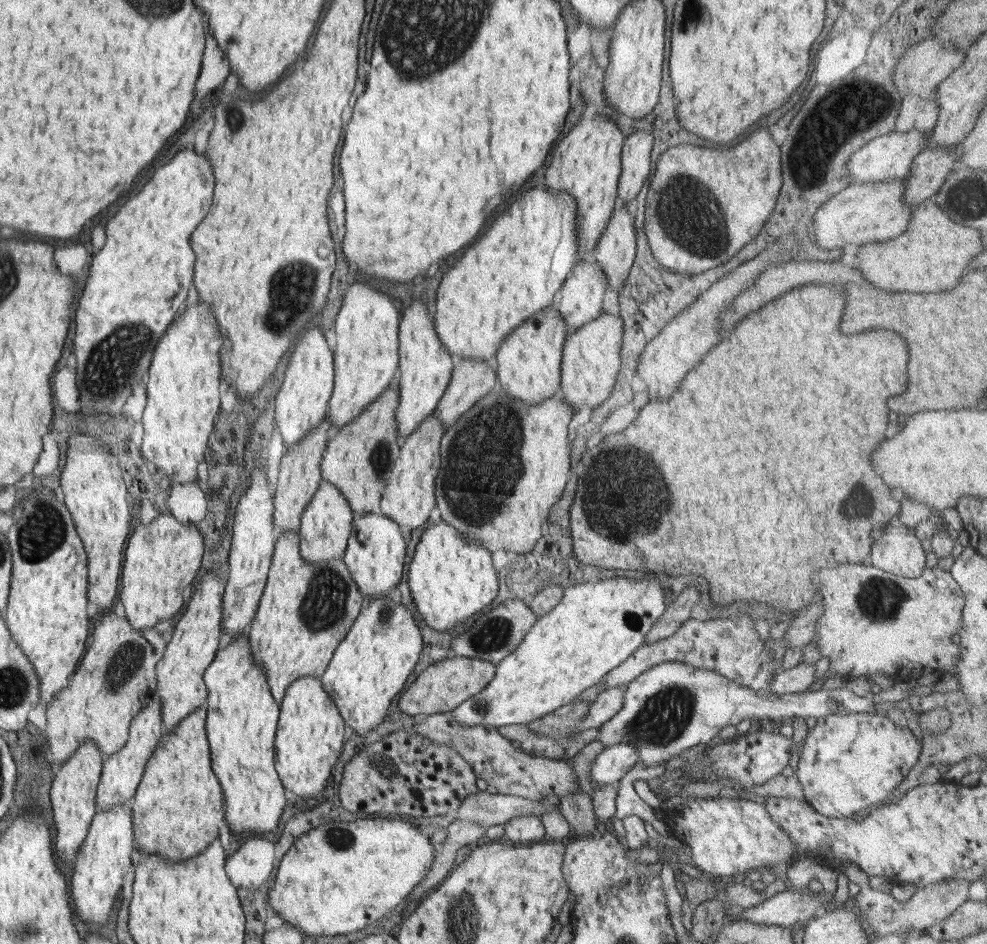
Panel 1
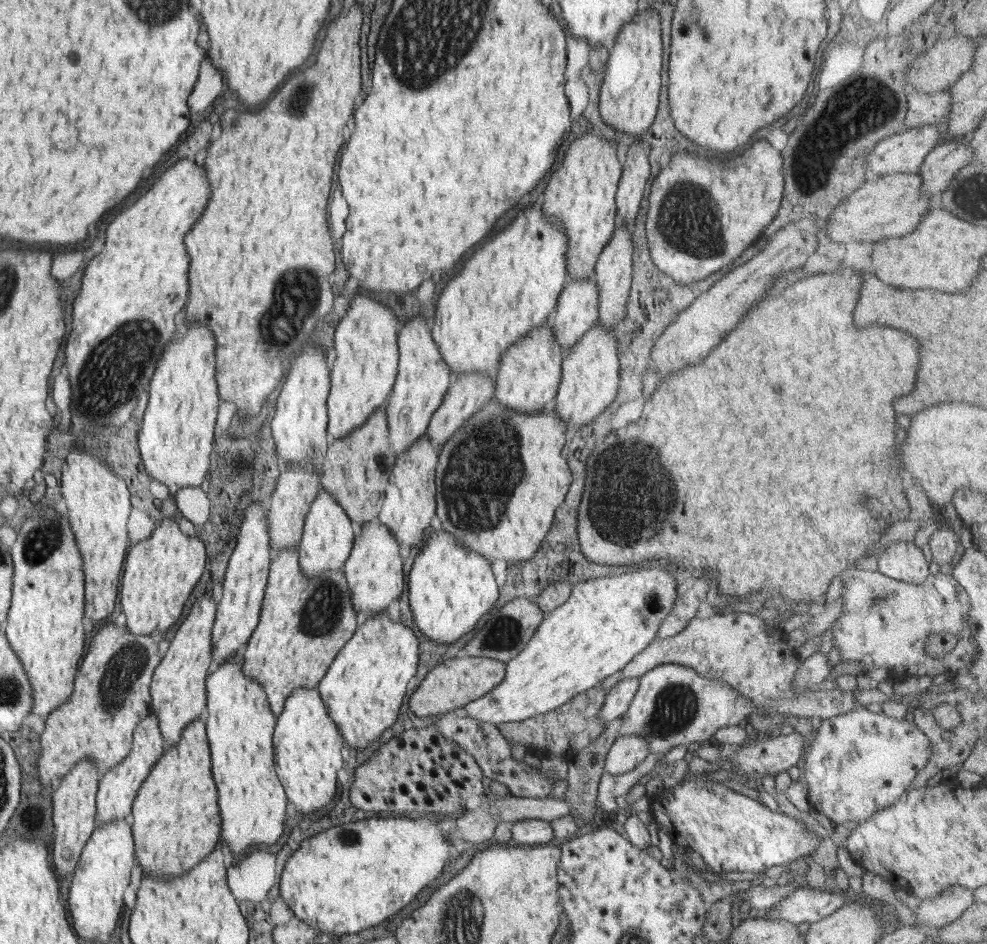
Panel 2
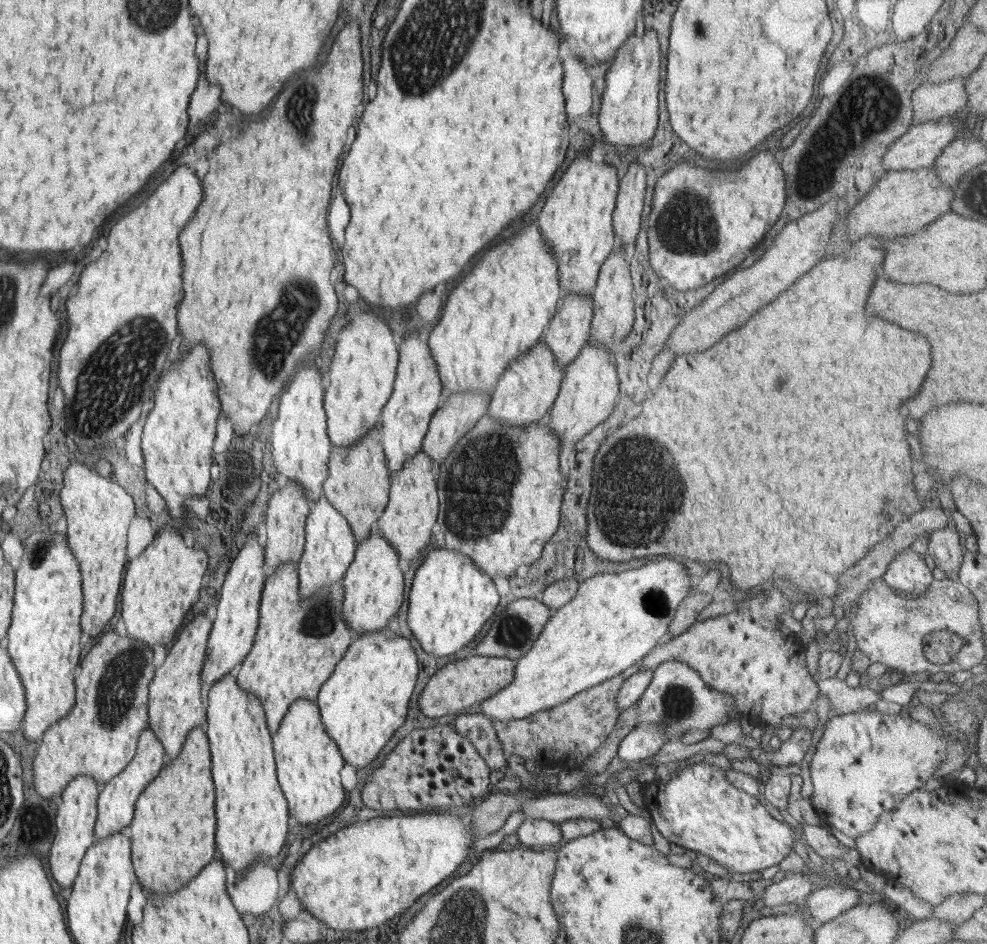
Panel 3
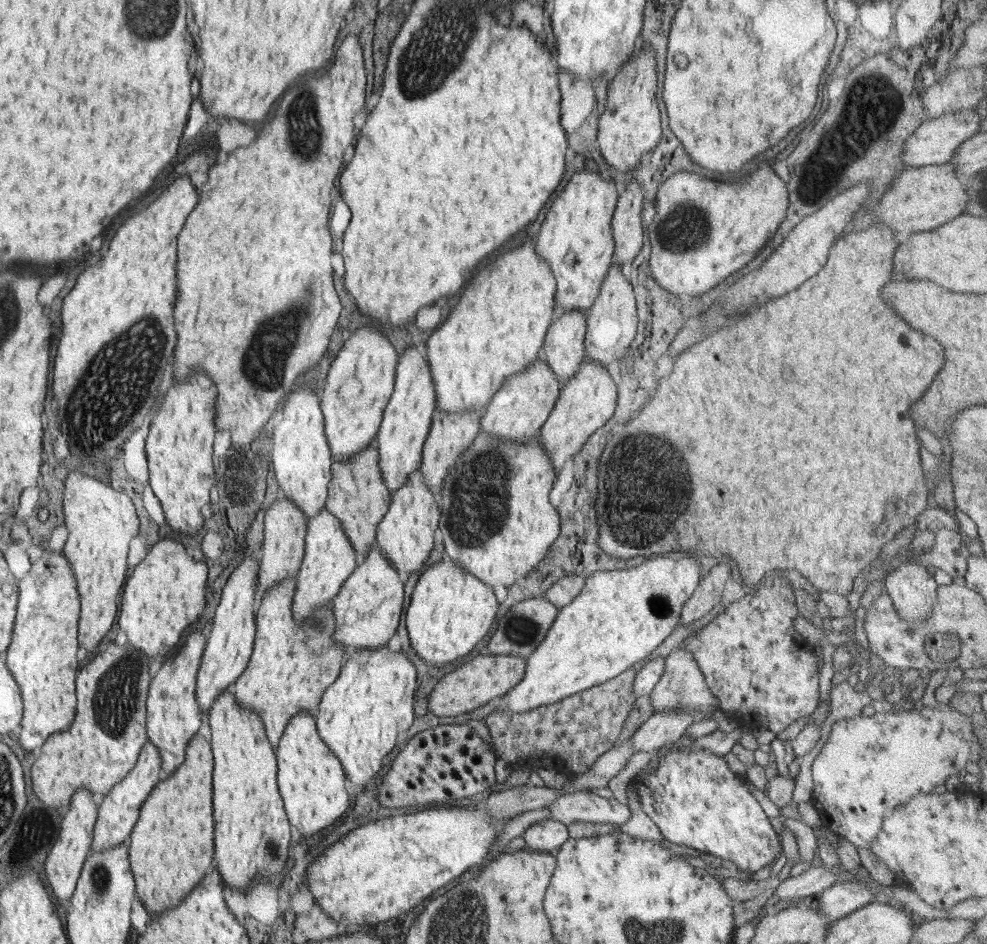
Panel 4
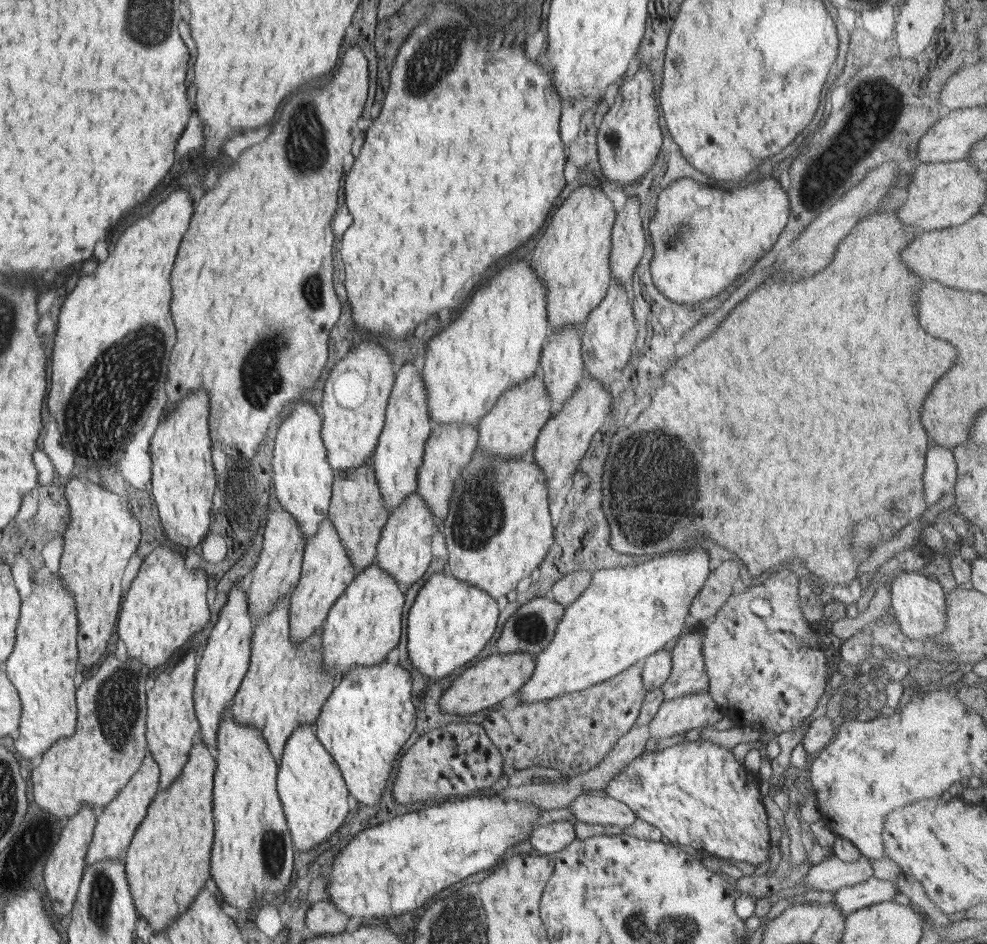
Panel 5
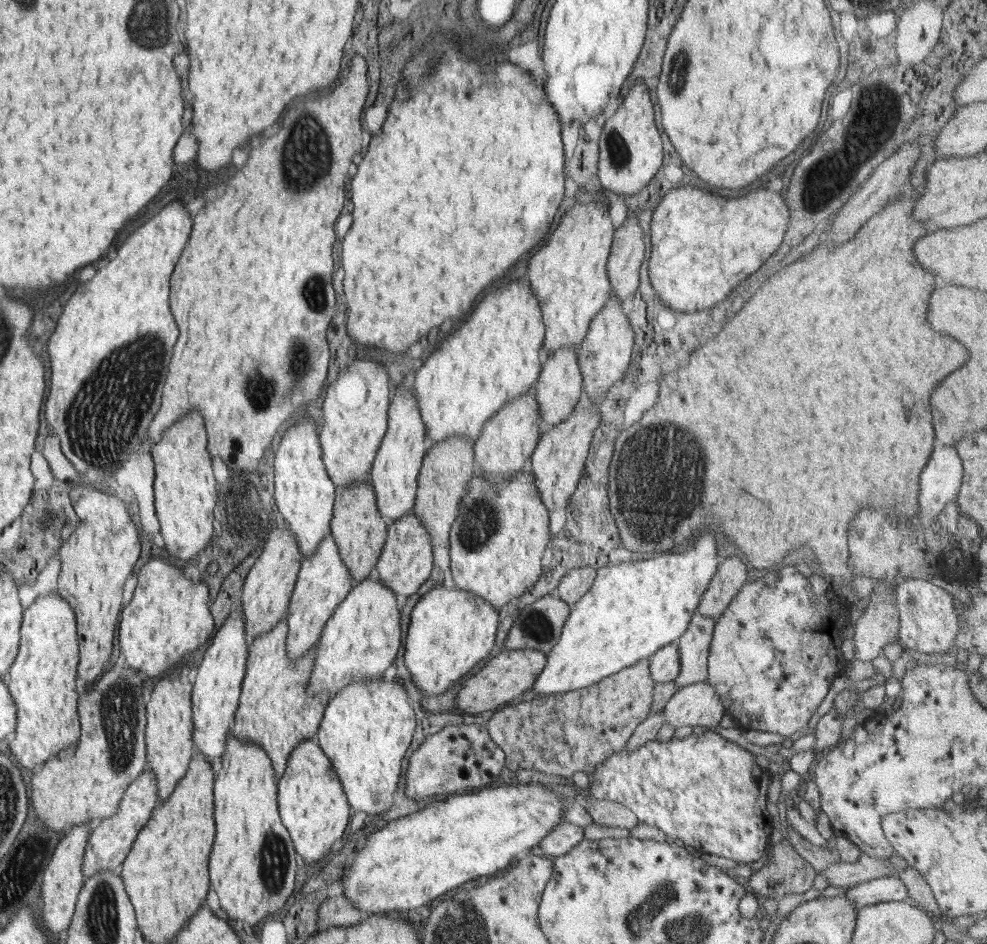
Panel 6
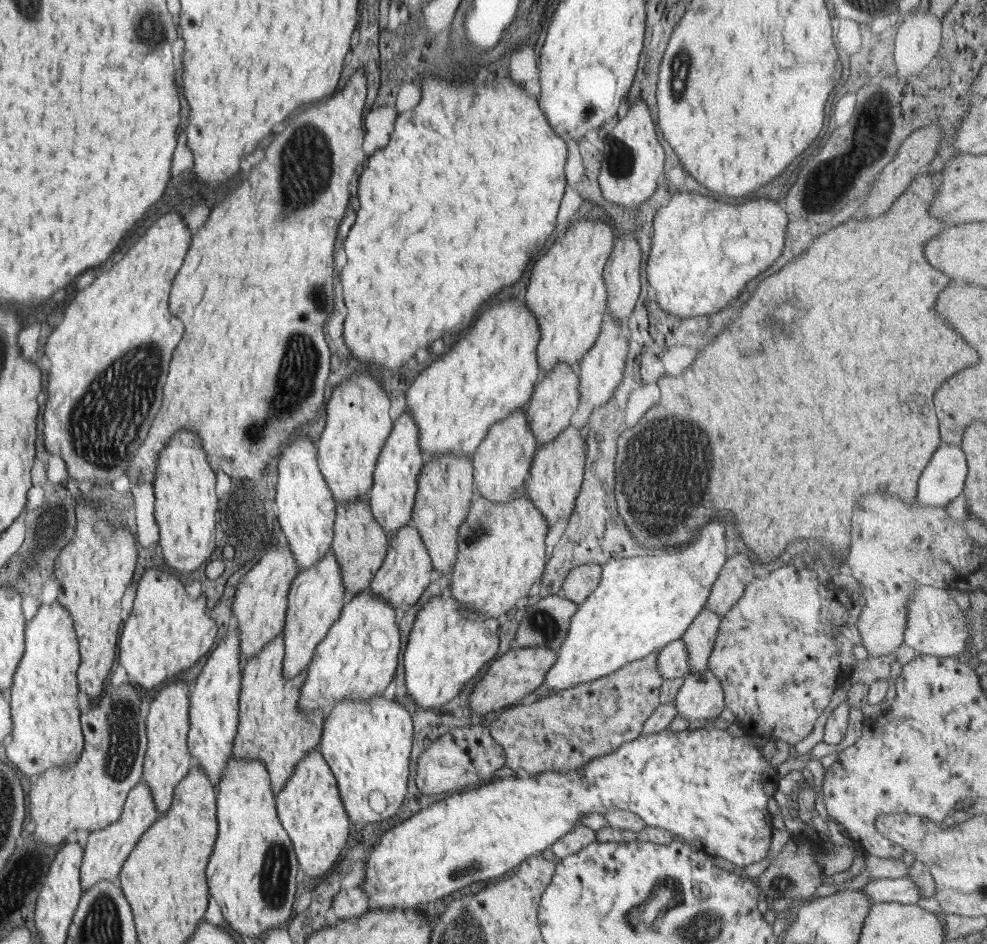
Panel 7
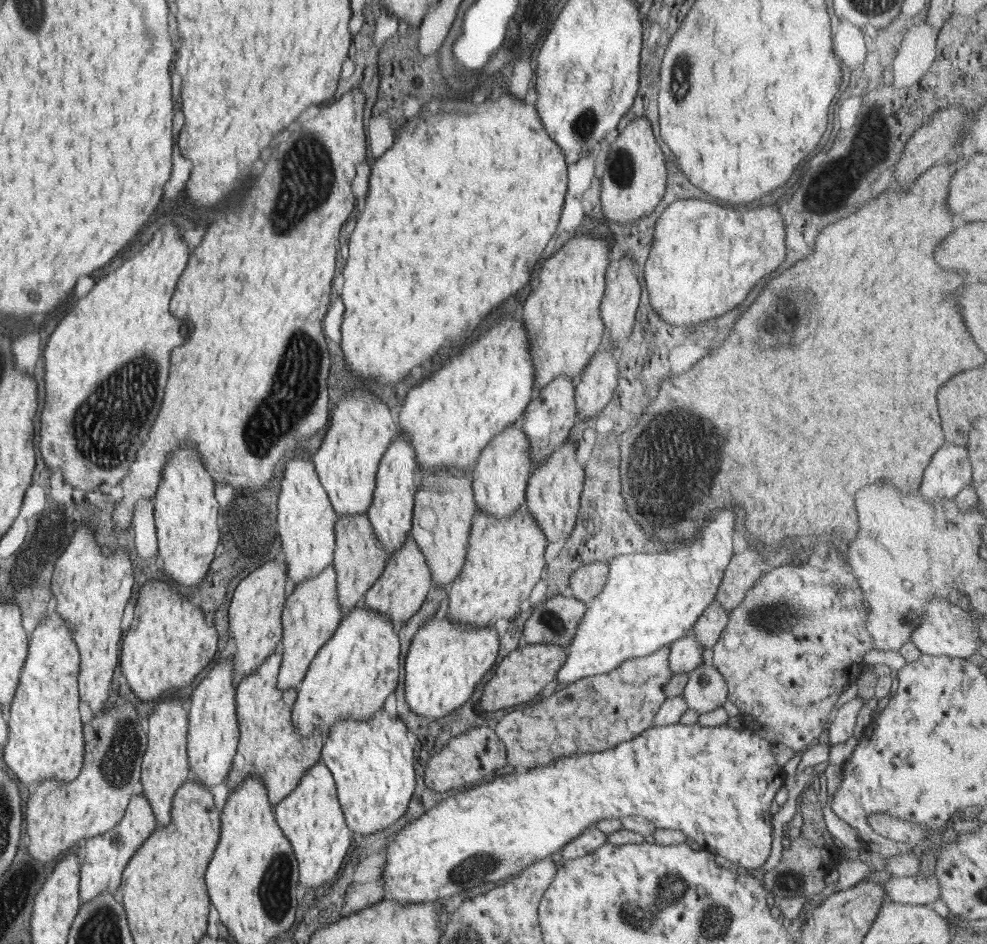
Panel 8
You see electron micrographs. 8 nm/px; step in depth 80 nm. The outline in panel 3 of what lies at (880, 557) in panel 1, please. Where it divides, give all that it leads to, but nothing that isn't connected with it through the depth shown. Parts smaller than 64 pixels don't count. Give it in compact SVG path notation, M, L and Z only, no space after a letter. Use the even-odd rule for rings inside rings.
M910 548L894 557L882 579L893 590L911 598L925 596L933 581L932 571L928 569L925 558Z

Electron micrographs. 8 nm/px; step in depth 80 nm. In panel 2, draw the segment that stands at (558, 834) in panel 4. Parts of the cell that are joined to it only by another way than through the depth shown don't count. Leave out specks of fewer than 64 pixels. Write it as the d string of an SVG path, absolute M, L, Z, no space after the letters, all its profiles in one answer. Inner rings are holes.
M522 819L510 824L512 844L538 846L555 842L551 822L538 819Z

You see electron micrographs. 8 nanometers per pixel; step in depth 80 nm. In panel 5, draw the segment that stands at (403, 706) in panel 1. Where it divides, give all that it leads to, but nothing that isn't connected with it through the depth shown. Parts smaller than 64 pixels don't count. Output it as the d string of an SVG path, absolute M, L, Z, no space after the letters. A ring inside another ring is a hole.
M525 652L489 655L454 679L440 697L440 712L466 715L500 705L504 698L517 694L531 679L536 661L535 655Z

